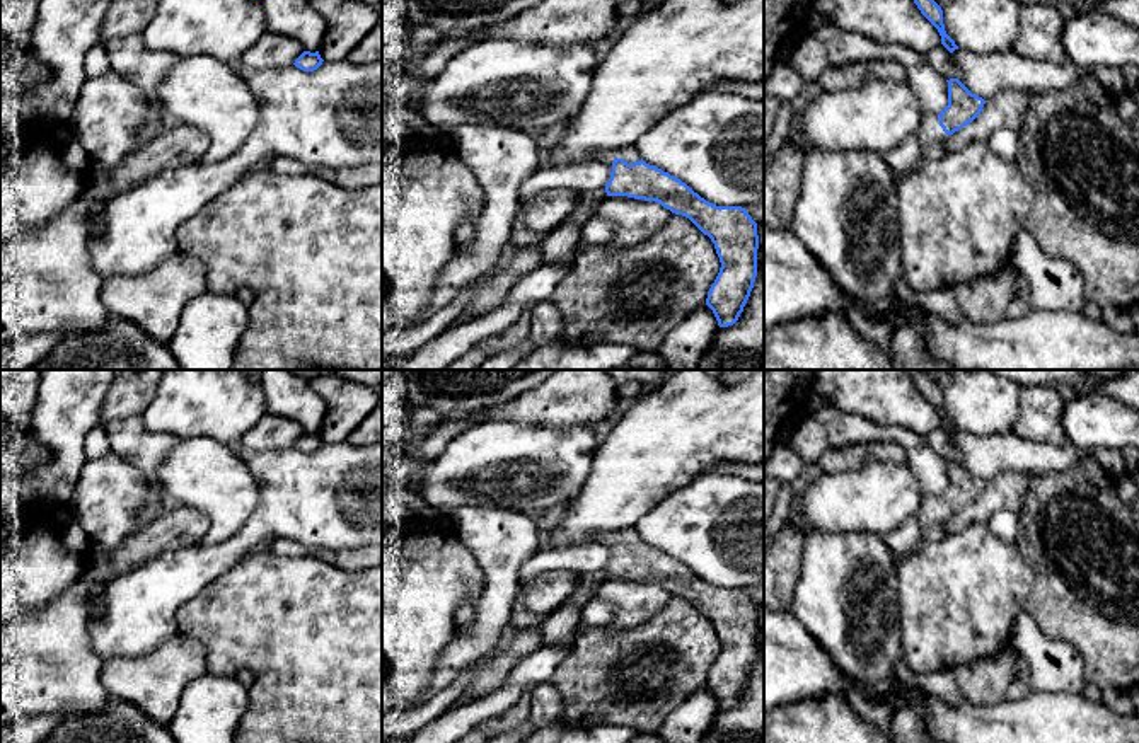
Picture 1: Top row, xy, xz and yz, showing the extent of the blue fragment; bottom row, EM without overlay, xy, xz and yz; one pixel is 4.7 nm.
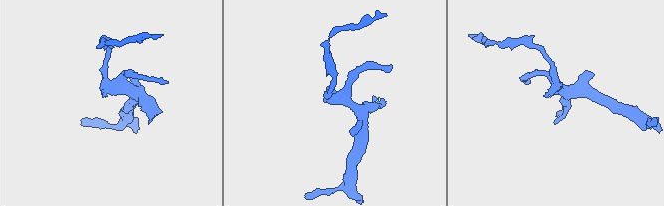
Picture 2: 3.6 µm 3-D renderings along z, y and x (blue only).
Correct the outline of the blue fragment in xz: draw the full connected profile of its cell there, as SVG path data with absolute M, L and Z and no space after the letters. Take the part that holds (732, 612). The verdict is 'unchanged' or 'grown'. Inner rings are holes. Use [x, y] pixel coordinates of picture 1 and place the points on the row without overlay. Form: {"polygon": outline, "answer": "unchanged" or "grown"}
{"polygon": "M634 528L600 533L593 542L612 549L607 578L656 583L689 600L714 625L721 649L706 687L718 707L733 707L750 678L757 658L757 605L742 588L716 588L685 564L646 545Z", "answer": "grown"}

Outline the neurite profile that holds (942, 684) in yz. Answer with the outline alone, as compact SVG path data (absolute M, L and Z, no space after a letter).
M902 661L895 666L897 678L911 687L917 687L922 692L938 697L946 704L957 706L962 699L958 685L950 670L940 670L931 675L912 673Z

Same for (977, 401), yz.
M950 370L943 392L946 416L974 435L1013 433L1020 414L1020 389L989 370Z

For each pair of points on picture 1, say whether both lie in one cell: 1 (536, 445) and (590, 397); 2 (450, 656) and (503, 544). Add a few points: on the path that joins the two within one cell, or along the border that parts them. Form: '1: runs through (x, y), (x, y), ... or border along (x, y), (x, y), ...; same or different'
1: border along (519, 423), (589, 426); different
2: runs through (479, 631), (488, 622), (500, 593), (500, 573); same

